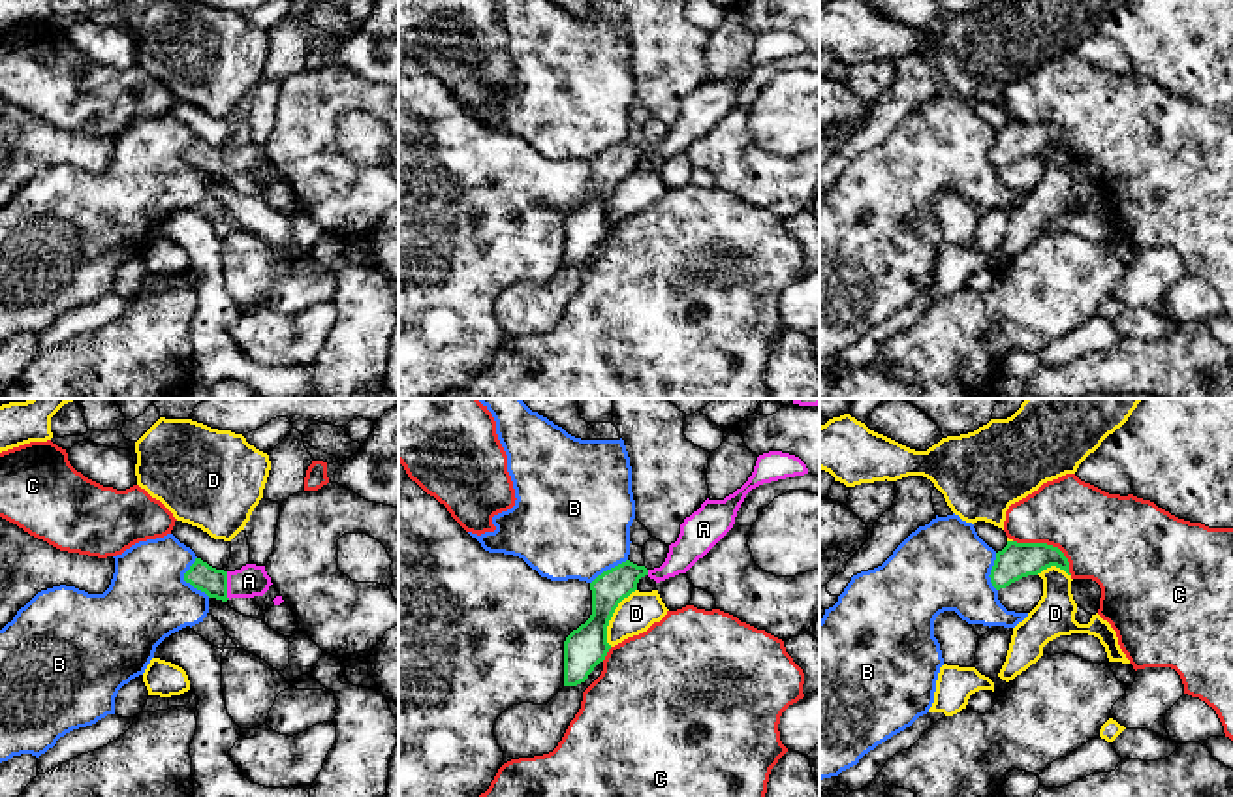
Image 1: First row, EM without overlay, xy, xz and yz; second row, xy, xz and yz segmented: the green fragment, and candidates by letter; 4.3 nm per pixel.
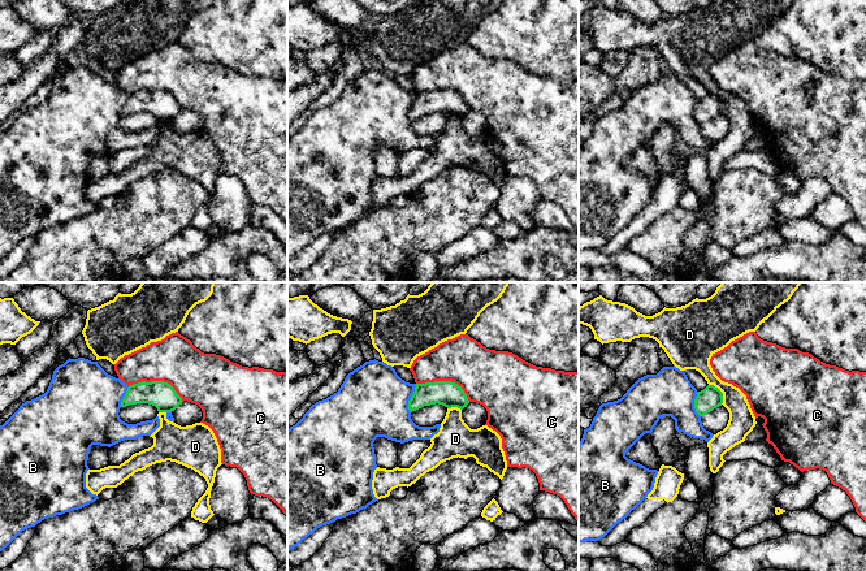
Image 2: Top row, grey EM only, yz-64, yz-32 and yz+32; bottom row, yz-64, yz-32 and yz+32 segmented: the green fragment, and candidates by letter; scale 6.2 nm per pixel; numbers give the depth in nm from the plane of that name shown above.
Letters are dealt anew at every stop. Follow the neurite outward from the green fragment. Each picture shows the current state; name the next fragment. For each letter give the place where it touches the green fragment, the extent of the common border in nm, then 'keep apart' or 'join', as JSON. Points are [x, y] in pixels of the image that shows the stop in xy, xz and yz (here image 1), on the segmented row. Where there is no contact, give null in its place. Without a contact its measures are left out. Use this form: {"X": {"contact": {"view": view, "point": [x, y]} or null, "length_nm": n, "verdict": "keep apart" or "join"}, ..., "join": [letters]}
{"A": {"contact": {"view": "xy", "point": [226, 585]}, "length_nm": 120, "verdict": "join"}, "B": {"contact": {"view": "xy", "point": [187, 581]}, "length_nm": 190, "verdict": "keep apart"}, "C": {"contact": {"view": "yz", "point": [1049, 546]}, "length_nm": 300, "verdict": "keep apart"}, "D": {"contact": {"view": "xz", "point": [611, 615]}, "length_nm": 280, "verdict": "keep apart"}, "join": ["A"]}

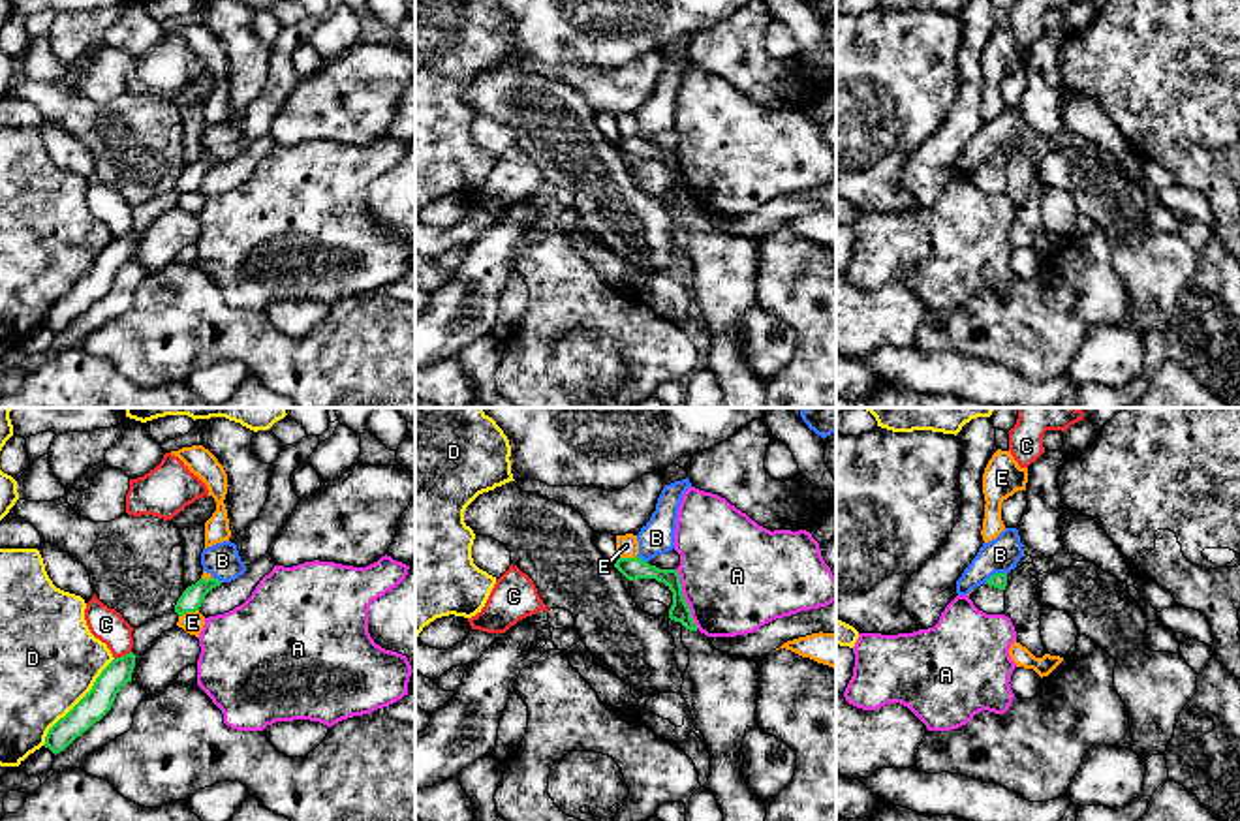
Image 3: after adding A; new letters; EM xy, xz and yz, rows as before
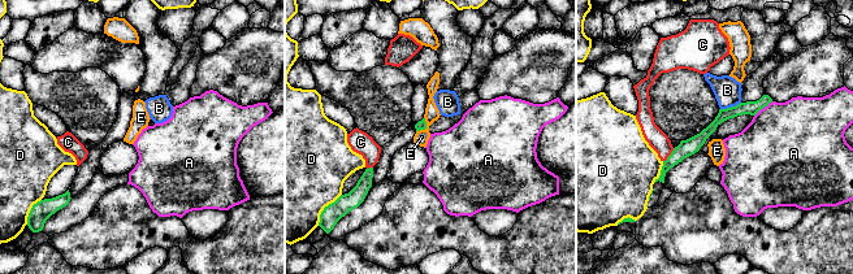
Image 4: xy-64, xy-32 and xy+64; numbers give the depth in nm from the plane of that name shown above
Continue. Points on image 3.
{"A": {"contact": {"view": "xz", "point": [684, 600]}, "length_nm": 280, "verdict": "keep apart"}, "B": {"contact": {"view": "yz", "point": [996, 573]}, "length_nm": 100, "verdict": "keep apart"}, "C": {"contact": {"view": "xy", "point": [123, 656]}, "length_nm": 80, "verdict": "keep apart"}, "D": {"contact": {"view": "xy", "point": [79, 701]}, "length_nm": 480, "verdict": "keep apart"}, "E": {"contact": {"view": "xy", "point": [188, 611]}, "length_nm": 90, "verdict": "keep apart"}, "join": []}

